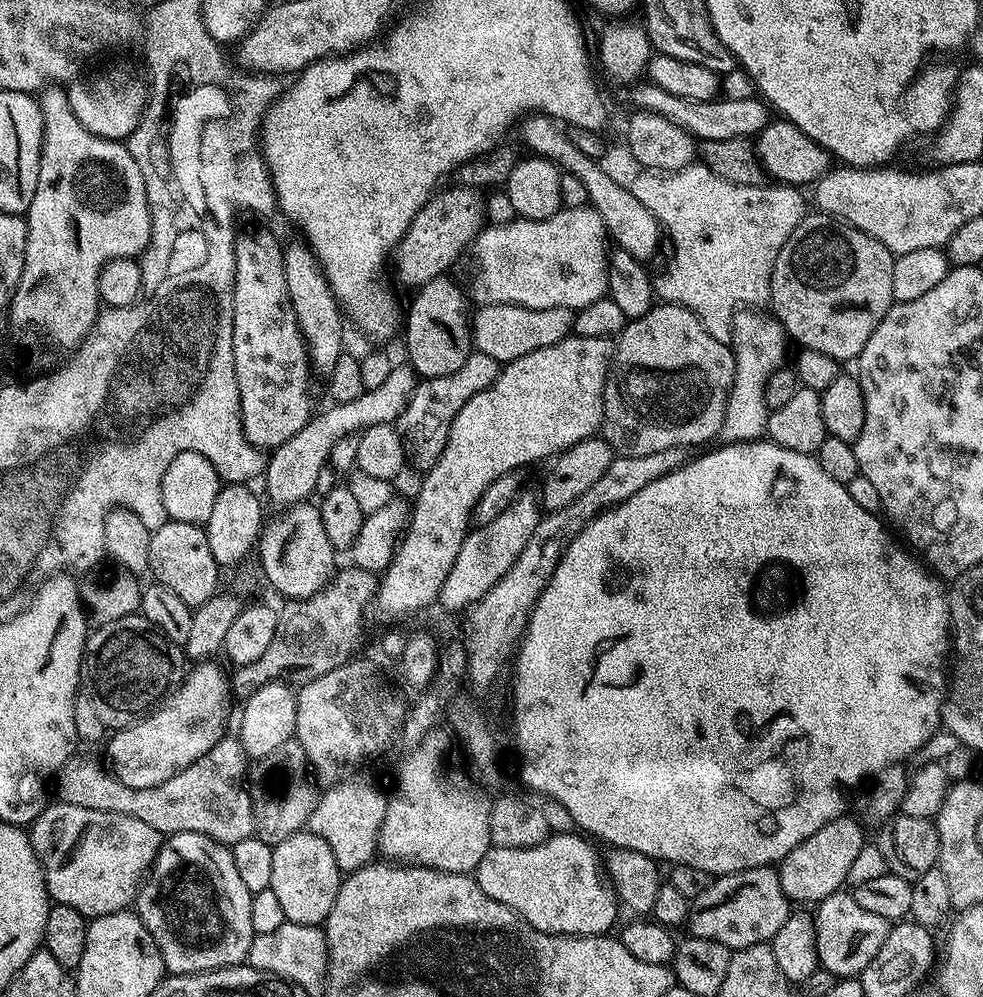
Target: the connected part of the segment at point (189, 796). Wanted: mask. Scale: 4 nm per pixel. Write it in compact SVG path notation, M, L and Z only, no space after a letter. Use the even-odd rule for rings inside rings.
M225 738L219 740L216 745L202 758L198 758L186 770L174 774L166 782L149 788L135 788L126 786L103 763L91 760L88 756L74 754L60 767L54 777L56 788L60 791L59 799L65 804L74 806L86 806L86 810L106 810L114 814L126 814L139 818L141 822L147 822L154 826L162 834L173 832L193 832L194 834L206 834L214 838L220 844L233 845L242 842L242 838L253 835L252 830L252 793L246 783L246 773L250 768L249 757L245 756L244 748L239 739Z

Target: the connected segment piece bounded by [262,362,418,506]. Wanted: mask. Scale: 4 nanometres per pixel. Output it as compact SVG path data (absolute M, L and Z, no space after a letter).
M397 363L375 390L364 390L361 396L354 398L354 402L332 404L325 412L317 411L308 419L306 426L302 426L302 430L294 434L294 438L271 449L262 477L263 483L268 483L269 496L276 498L280 506L307 501L315 493L318 474L327 465L334 442L338 442L338 438L357 435L370 426L395 425L402 410L406 410L406 402L410 402L417 383L418 377L411 364Z

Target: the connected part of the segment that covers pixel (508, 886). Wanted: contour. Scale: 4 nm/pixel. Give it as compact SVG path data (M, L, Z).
M552 834L533 848L489 848L476 867L476 885L539 932L549 932L552 936L611 933L618 909L617 897L601 878L598 856L596 860L595 850L587 844L589 841L583 835L575 835Z

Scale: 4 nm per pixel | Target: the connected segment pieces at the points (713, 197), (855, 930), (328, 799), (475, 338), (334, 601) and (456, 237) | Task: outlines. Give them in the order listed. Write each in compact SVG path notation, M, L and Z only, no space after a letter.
M693 162L685 168L678 169L677 172L659 172L651 170L640 170L633 180L630 180L630 187L634 198L638 198L638 202L642 202L642 206L646 206L646 210L650 210L650 214L654 214L654 218L660 223L661 229L672 239L672 244L676 249L672 252L672 265L669 266L668 272L664 272L654 280L654 292L663 303L677 304L686 310L690 310L702 322L702 326L711 336L722 341L727 341L731 335L732 318L734 313L741 306L760 306L765 303L770 294L770 278L774 270L774 262L778 258L778 250L786 242L786 238L790 238L790 234L794 230L794 226L798 224L801 218L806 214L804 208L804 196L799 187L789 186L779 182L773 183L773 188L769 186L738 186L726 182L722 178L718 178L713 172L706 167L703 162Z
M848 890L830 894L815 905L814 919L819 967L837 978L859 977L866 966L874 962L874 954L882 950L882 942L886 942L890 927L890 921L886 918L878 918L878 914L870 914L870 910L862 910L862 906L856 904L856 899Z
M349 778L325 787L316 797L314 814L310 814L307 831L318 834L334 854L341 873L356 872L373 863L378 850L380 826L386 816L389 797L383 796L368 780Z
M485 304L477 307L471 317L472 343L475 351L490 354L490 358L500 361L501 365L506 365L511 360L522 358L522 354L534 354L534 350L542 350L542 346L554 346L554 342L562 342L567 336L573 335L573 315L574 312L571 308L534 310L517 304Z
M355 566L347 567L341 567L313 596L288 600L285 608L279 609L278 630L274 630L274 639L262 658L235 669L237 693L247 694L277 682L291 682L296 686L307 684L314 678L322 678L322 674L330 674L330 670L357 655L356 647L364 636L364 611L378 596L378 576Z
M455 186L437 191L418 210L414 222L406 230L394 252L394 264L400 271L400 280L404 284L419 286L430 282L436 276L443 276L448 267L469 251L476 235L486 224L486 200L474 187Z

